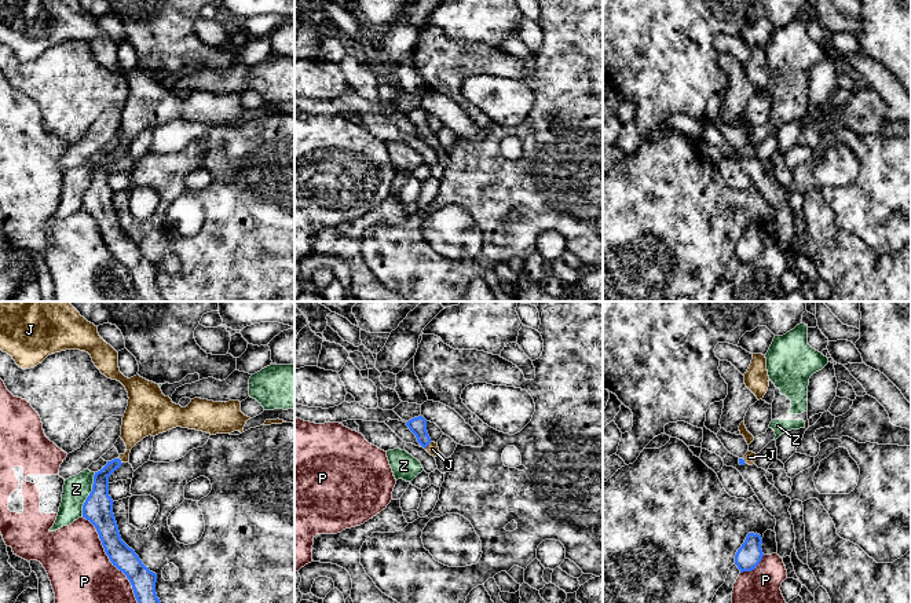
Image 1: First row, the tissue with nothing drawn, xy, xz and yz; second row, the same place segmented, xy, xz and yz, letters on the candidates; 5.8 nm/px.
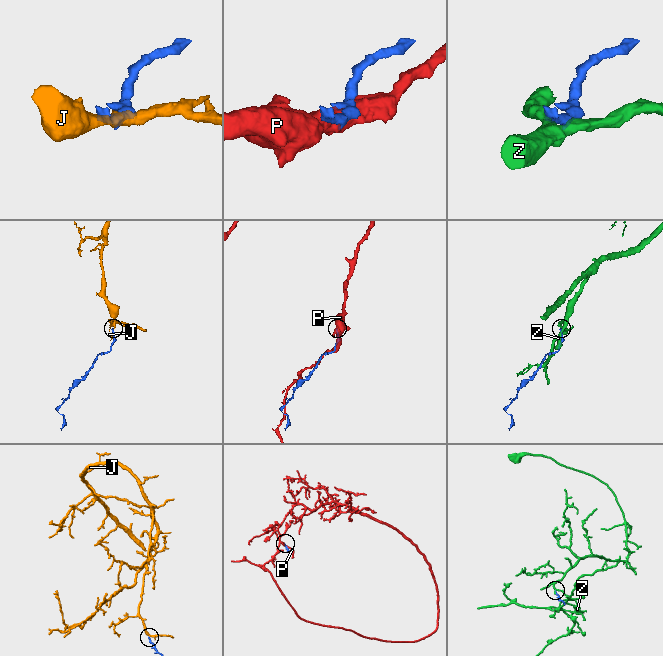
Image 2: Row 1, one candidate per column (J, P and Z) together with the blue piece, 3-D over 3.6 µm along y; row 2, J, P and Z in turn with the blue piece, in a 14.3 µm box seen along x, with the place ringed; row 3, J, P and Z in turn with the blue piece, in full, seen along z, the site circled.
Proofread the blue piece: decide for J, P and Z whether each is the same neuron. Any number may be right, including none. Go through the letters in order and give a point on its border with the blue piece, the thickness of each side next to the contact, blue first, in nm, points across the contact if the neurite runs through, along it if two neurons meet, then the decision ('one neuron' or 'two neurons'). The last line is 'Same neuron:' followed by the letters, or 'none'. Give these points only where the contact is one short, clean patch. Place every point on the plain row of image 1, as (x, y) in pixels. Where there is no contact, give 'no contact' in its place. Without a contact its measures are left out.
J: meets blue in xz at (427, 136); 100 nm thick on the blue side, 70 nm on the other; runs through xz (417, 117), (427, 136), (432, 141); one neuron
P: meets blue in xy at (112, 254); 140 nm thick on the blue side, 460 nm on the other; two neurons
Z: meets blue in xy at (90, 186); 180 nm thick on the blue side, 160 nm on the other; border along xy (95, 164), (92, 182), (83, 197), (81, 207); two neurons
Same neuron: J

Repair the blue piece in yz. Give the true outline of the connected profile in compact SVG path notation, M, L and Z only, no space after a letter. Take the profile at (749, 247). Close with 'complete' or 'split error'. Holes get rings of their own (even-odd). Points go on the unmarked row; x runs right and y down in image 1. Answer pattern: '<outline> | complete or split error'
M749 224L742 238L735 246L735 256L743 263L754 262L761 253L764 245L761 241L762 230L760 226Z | complete

